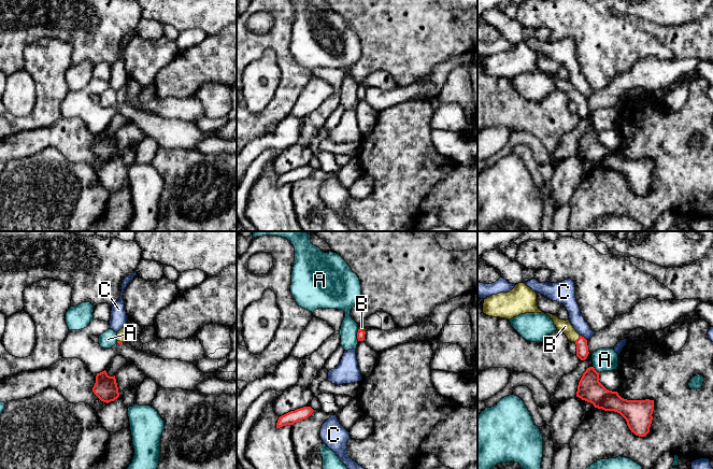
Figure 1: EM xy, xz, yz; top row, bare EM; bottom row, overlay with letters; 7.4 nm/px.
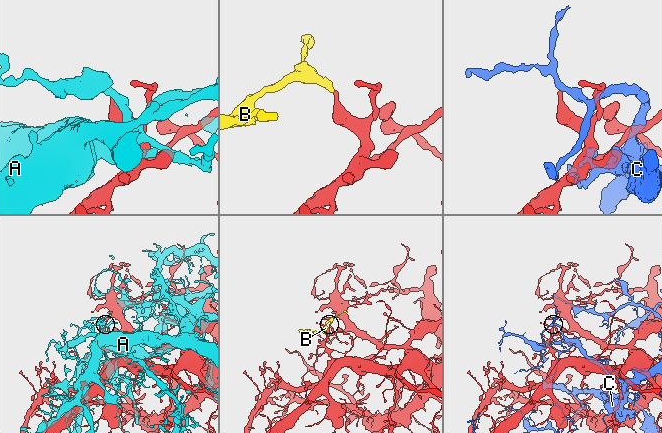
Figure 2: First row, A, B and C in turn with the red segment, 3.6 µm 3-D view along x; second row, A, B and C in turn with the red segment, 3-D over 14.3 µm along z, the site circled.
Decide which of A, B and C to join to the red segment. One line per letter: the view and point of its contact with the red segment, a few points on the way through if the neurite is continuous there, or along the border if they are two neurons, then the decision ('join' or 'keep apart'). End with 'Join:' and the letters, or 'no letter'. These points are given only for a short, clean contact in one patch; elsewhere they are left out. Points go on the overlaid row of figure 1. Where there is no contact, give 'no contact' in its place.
A: meets red in xz at (357, 335); keep apart
B: meets red in yz at (578, 339); runs through yz (582, 349), (582, 343), (578, 339), (565, 326); join
C: meets red in yz at (583, 337); keep apart
Join: B

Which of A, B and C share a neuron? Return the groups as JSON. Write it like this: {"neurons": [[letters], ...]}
{"neurons": [["A"], ["B"], ["C"]]}

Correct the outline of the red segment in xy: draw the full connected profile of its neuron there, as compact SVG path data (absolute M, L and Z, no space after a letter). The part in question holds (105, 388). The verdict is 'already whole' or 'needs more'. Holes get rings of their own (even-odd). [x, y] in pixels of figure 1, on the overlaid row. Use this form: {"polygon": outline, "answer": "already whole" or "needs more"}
{"polygon": "M105 370L97 373L92 392L101 401L106 403L117 399L119 393L115 375L110 376Z", "answer": "already whole"}

